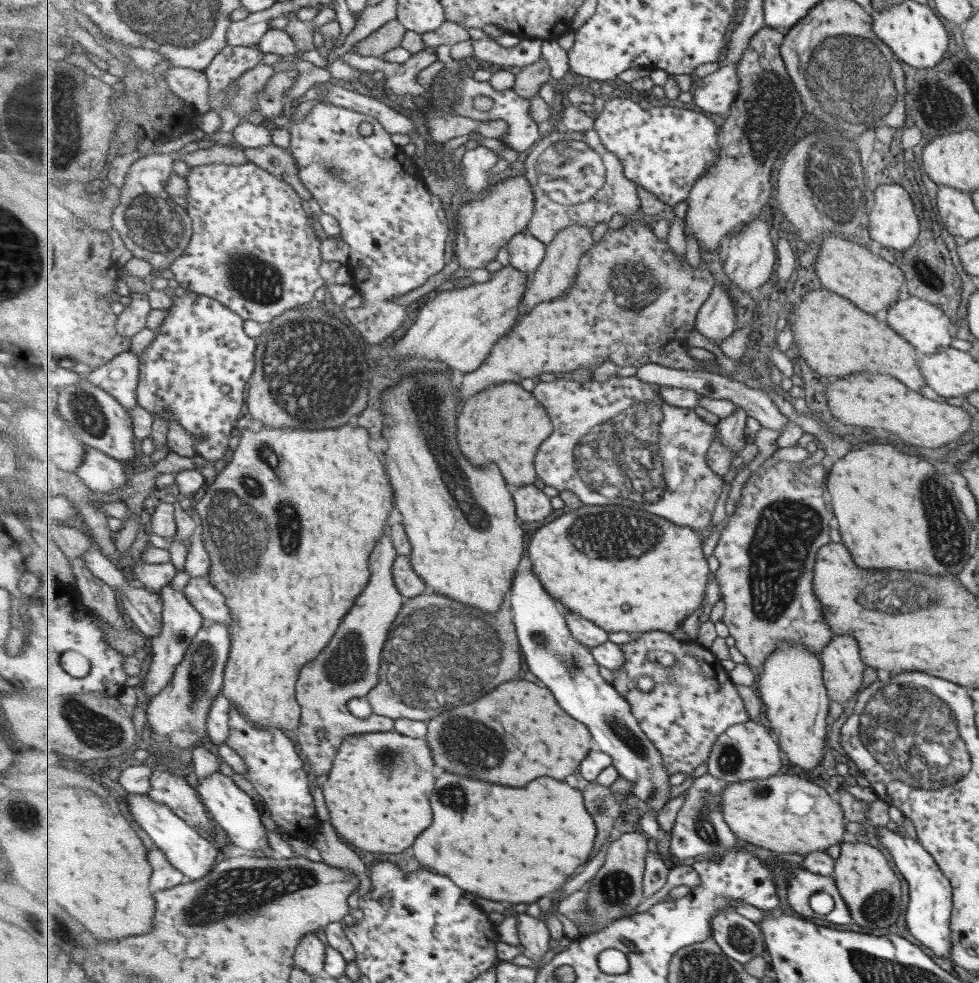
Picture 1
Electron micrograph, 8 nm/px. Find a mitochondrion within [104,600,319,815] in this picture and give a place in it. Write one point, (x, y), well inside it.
(203, 662)

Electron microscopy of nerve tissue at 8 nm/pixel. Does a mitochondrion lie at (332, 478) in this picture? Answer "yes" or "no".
no

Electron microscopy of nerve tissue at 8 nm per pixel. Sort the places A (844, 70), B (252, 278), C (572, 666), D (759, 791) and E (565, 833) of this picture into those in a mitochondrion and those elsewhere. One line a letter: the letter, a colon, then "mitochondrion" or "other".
A: mitochondrion
B: mitochondrion
C: mitochondrion
D: mitochondrion
E: other

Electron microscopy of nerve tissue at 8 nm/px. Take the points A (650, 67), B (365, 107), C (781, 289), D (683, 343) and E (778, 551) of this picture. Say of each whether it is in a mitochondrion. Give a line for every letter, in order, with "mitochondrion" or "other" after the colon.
A: other
B: other
C: other
D: other
E: mitochondrion

